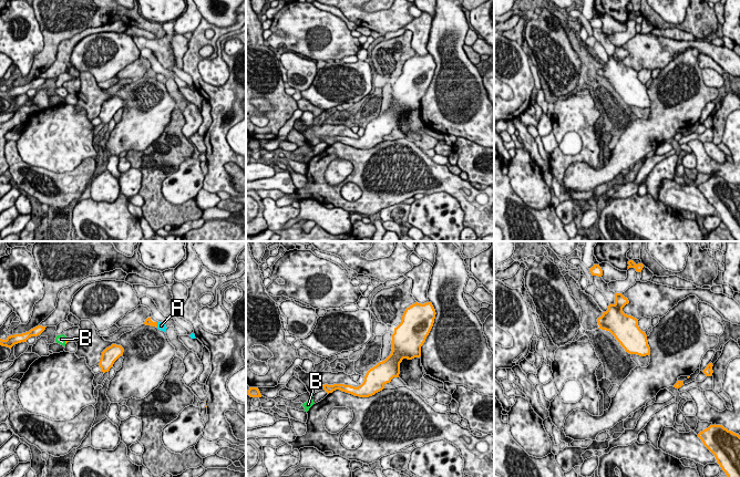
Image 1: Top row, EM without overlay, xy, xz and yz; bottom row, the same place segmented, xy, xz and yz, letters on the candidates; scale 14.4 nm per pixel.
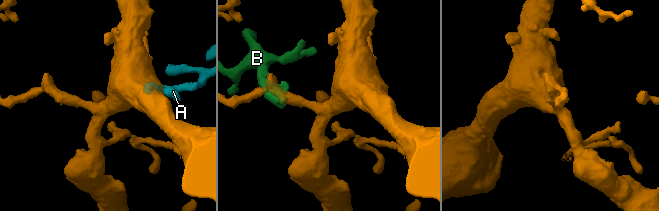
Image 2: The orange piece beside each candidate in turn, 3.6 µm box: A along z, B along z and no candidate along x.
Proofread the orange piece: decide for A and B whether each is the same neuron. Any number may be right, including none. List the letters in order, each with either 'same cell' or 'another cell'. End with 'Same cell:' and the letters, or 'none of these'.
A: same cell
B: same cell
Same cell: A, B

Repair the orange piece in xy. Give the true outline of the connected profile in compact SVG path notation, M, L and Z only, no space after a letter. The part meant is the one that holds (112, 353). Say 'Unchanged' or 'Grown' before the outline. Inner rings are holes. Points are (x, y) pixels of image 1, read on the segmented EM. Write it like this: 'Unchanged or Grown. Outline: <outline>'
Unchanged. Outline: M112 344L106 348L101 355L100 367L101 372L109 372L114 362L123 355L124 349L121 345Z

